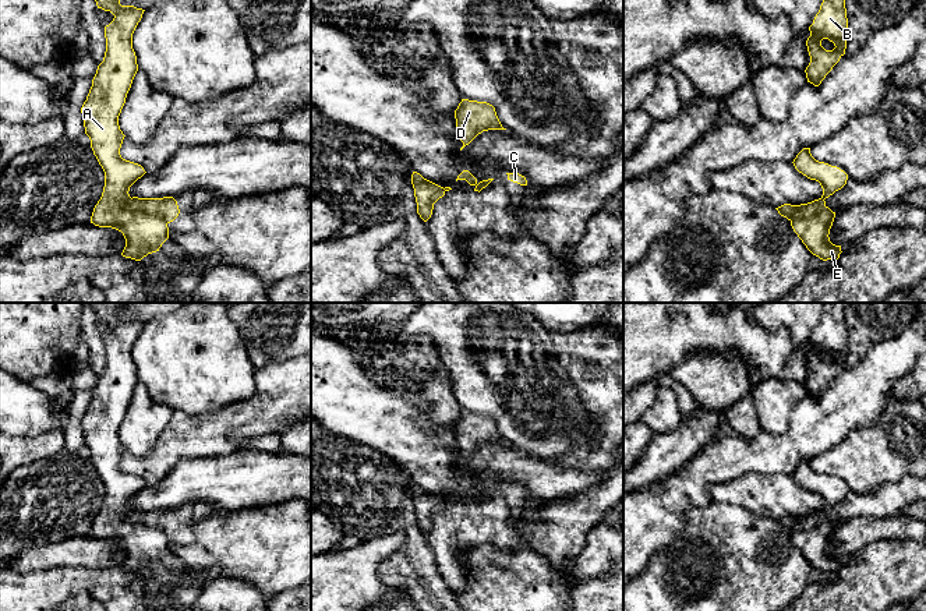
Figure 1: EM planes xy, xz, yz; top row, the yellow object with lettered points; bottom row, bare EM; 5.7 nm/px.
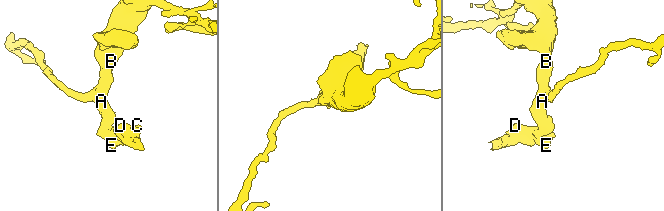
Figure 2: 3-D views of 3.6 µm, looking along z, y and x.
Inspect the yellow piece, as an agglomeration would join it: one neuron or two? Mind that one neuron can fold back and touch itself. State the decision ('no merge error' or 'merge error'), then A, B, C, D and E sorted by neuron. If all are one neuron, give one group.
merge error; groups A B E / C D

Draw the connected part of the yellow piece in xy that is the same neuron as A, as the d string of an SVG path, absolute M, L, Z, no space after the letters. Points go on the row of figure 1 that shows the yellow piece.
M120 0L95 1L98 8L110 11L114 18L105 27L105 57L81 107L85 134L105 172L103 193L93 208L91 223L121 232L126 239L121 255L141 261L148 254L159 251L169 239L169 227L162 218L134 212L127 206L131 198L130 187L146 172L141 165L120 155L126 135L120 130L119 116L138 71L132 33L145 10L121 6Z

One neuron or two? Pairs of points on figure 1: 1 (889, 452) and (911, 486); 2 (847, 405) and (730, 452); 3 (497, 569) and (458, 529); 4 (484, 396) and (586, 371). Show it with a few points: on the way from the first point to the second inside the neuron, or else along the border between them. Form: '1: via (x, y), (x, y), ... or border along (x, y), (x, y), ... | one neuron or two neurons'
1: border along (911, 473), (896, 481), (882, 484), (875, 490) | two neurons
2: via (817, 426), (801, 442), (785, 452), (759, 452) | one neuron
3: border along (505, 551), (472, 546), (463, 555), (467, 578) | two neurons
4: border along (551, 346), (557, 361), (575, 387), (582, 405) | two neurons

